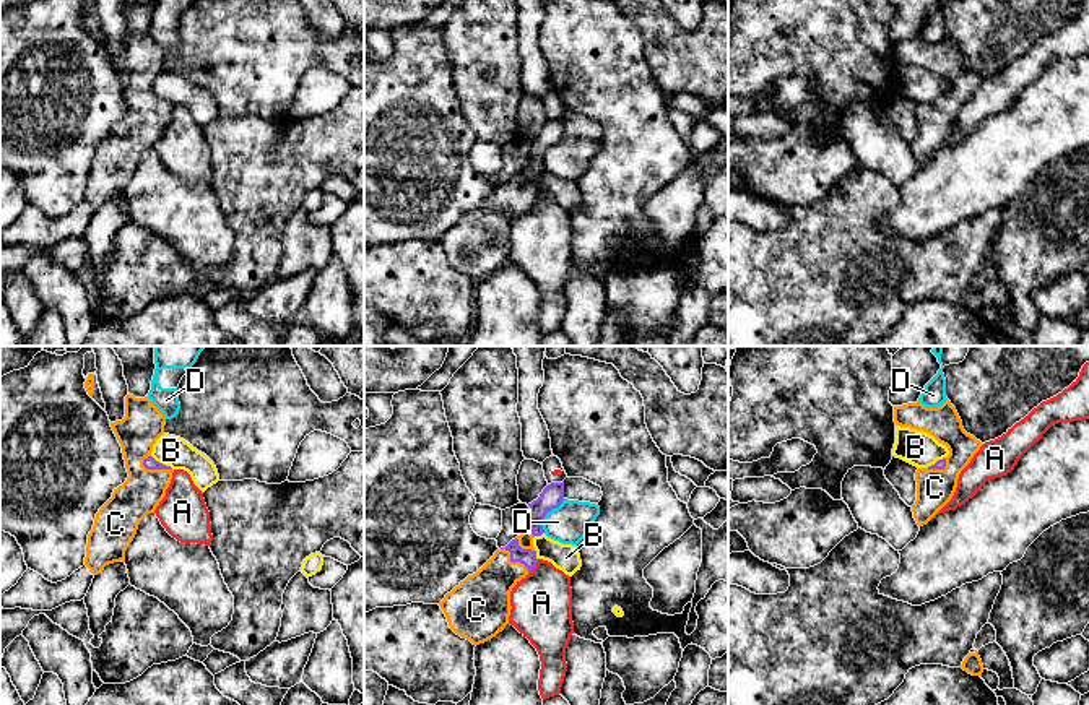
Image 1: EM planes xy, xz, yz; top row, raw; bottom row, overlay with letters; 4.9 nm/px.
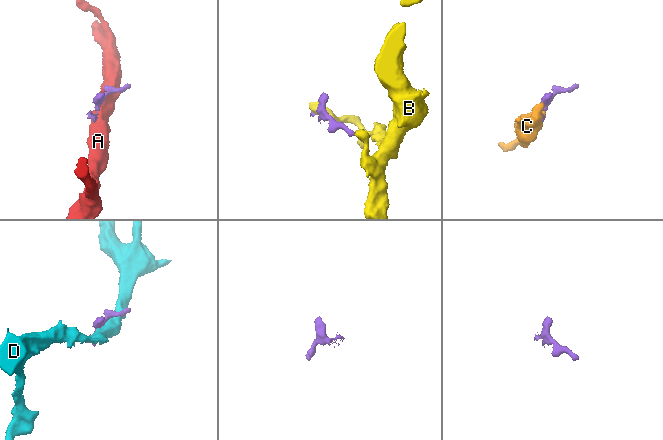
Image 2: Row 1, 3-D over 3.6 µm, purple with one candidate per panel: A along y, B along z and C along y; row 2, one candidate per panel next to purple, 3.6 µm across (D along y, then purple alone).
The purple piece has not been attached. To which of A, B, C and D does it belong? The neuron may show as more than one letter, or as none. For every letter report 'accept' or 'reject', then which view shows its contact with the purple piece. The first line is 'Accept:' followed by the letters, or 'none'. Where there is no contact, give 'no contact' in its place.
Accept: C
A: reject; meets purple in xz
B: reject; meets purple in xy
C: accept; meets purple in xy
D: reject; meets purple in xz

